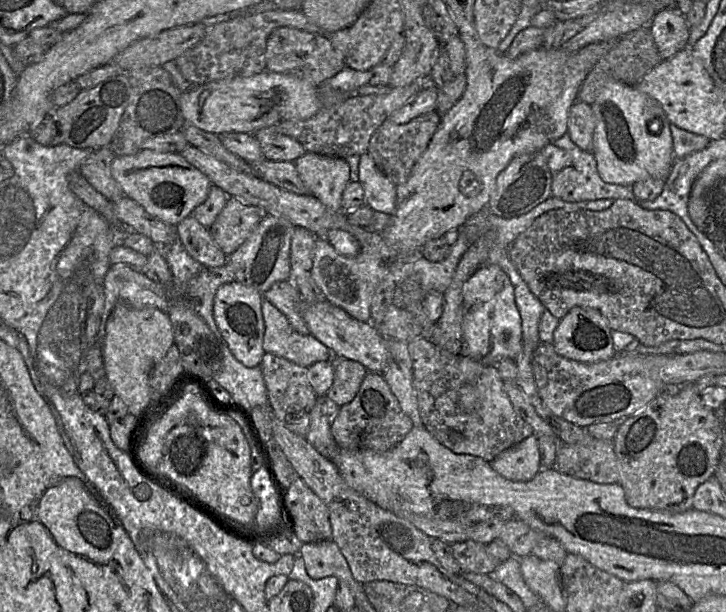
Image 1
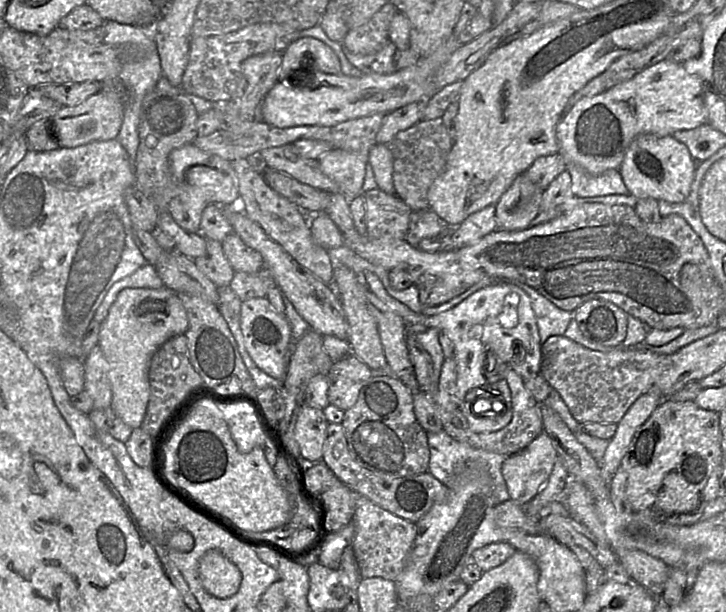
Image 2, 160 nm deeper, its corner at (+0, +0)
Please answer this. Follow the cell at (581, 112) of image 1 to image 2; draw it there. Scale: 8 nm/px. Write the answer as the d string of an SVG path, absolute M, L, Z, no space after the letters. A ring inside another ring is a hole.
M664 59L605 92L578 100L557 124L559 152L566 161L566 167L567 164L575 164L590 174L598 175L609 169L618 170L631 142L637 136L672 136L676 131L690 130L708 123L708 115L703 81L697 75L688 73L683 64Z

